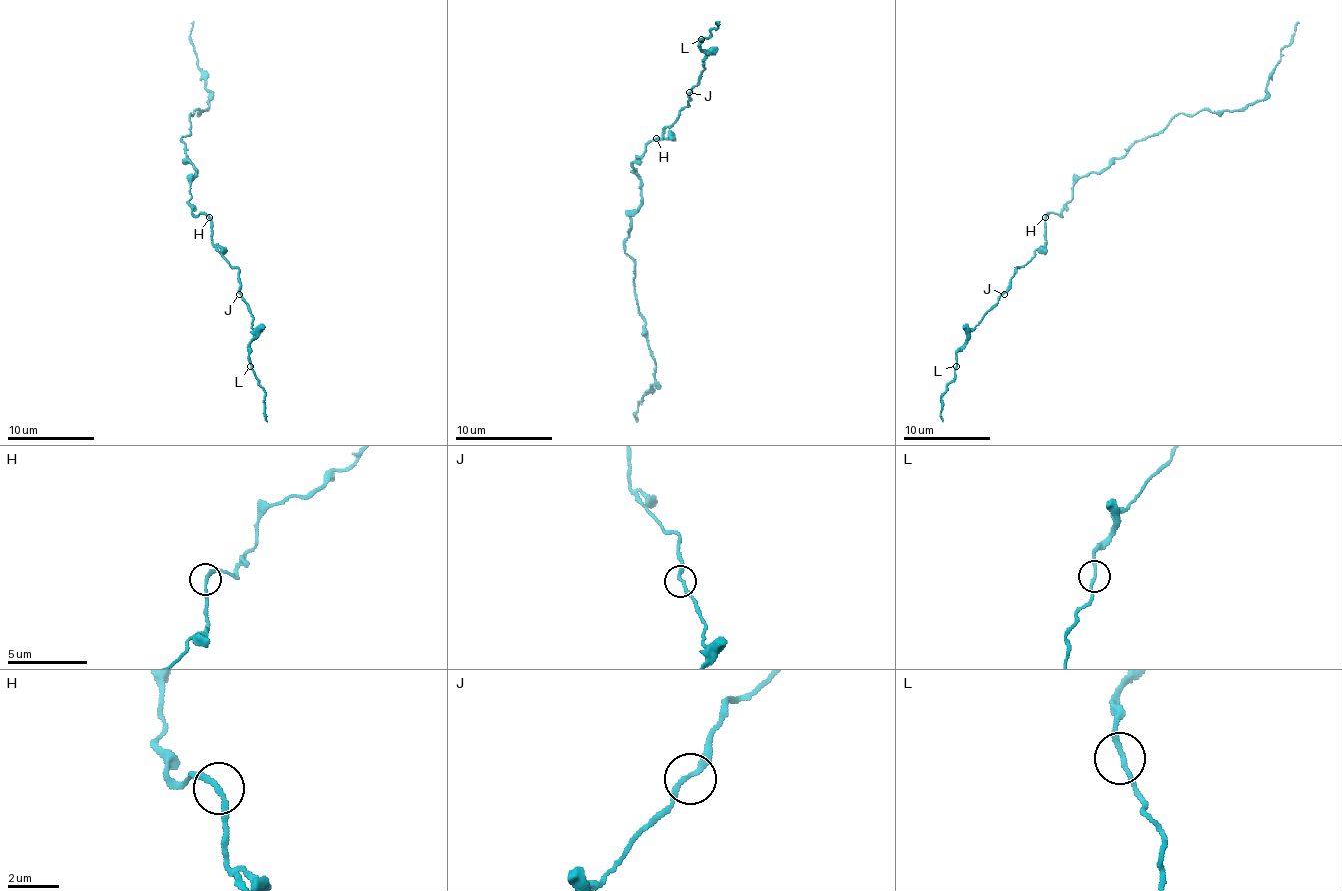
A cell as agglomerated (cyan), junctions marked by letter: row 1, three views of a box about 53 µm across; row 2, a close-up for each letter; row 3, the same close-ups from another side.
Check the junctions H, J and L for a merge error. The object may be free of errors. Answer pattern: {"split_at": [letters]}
{"split_at": []}

